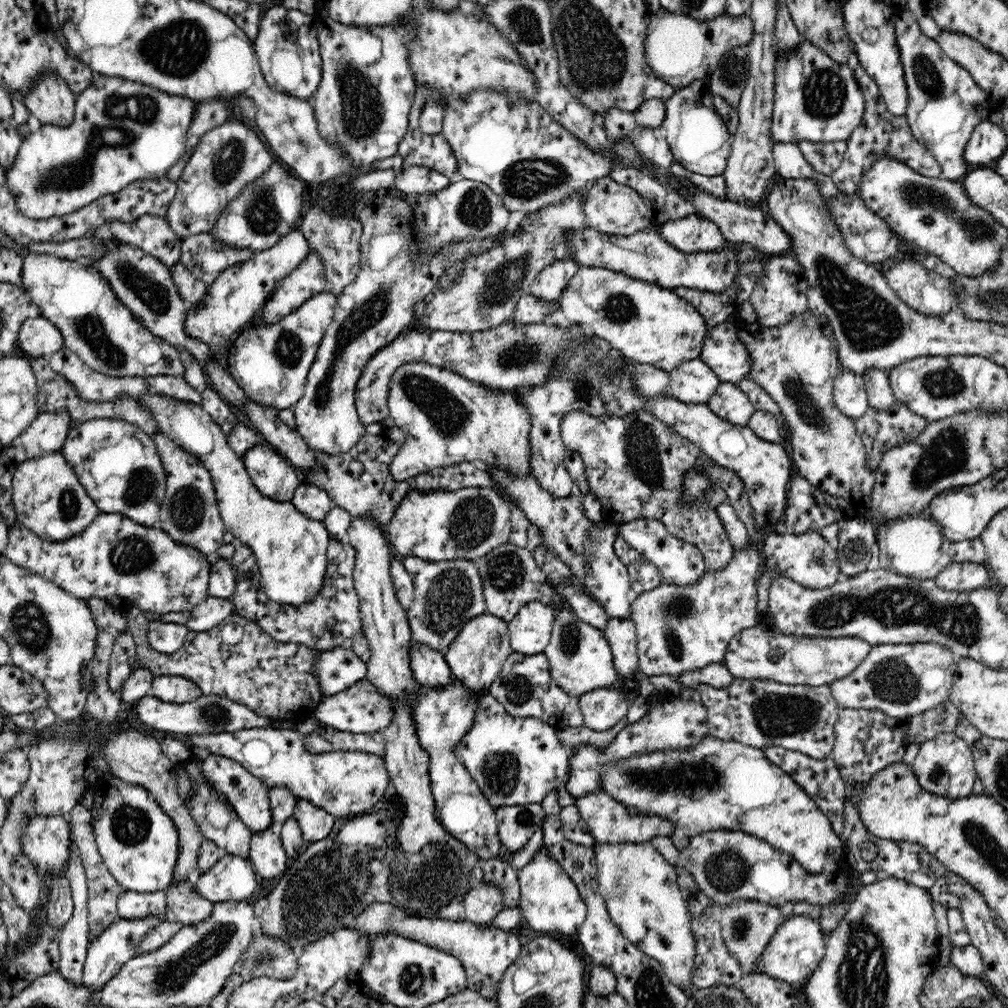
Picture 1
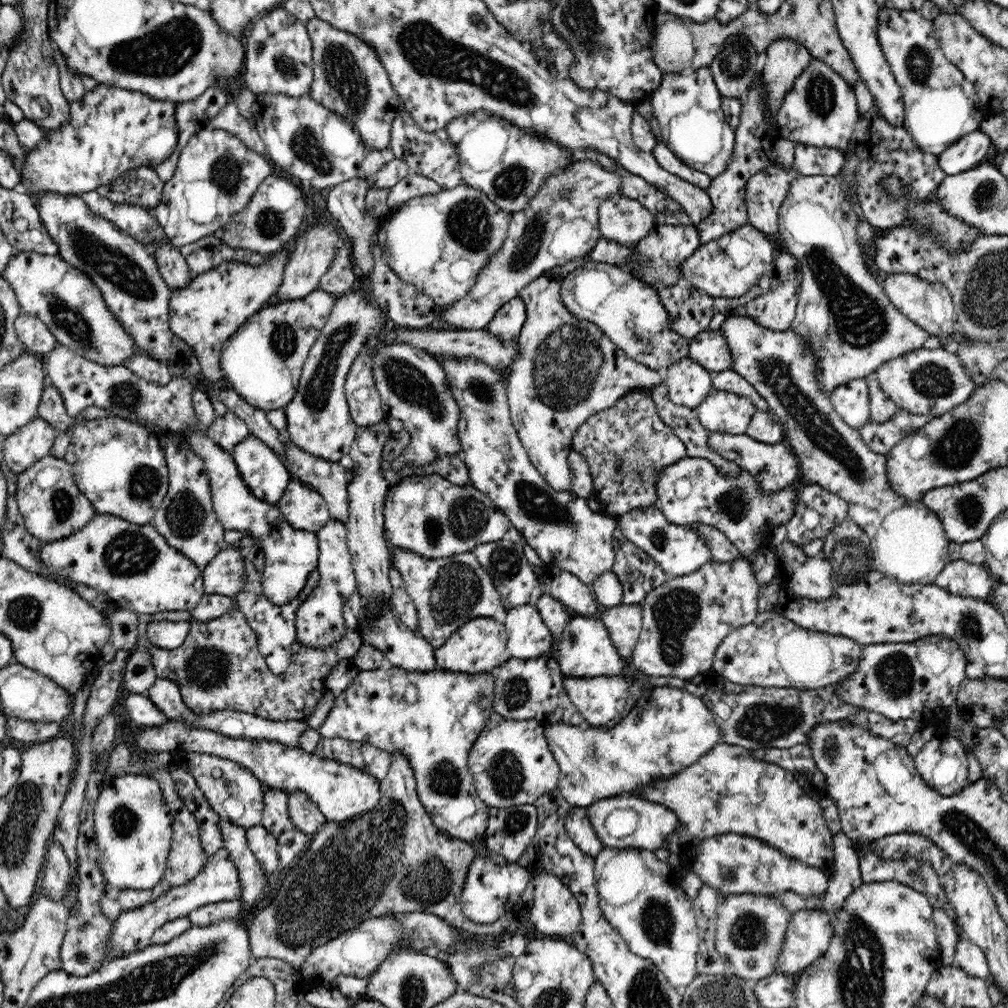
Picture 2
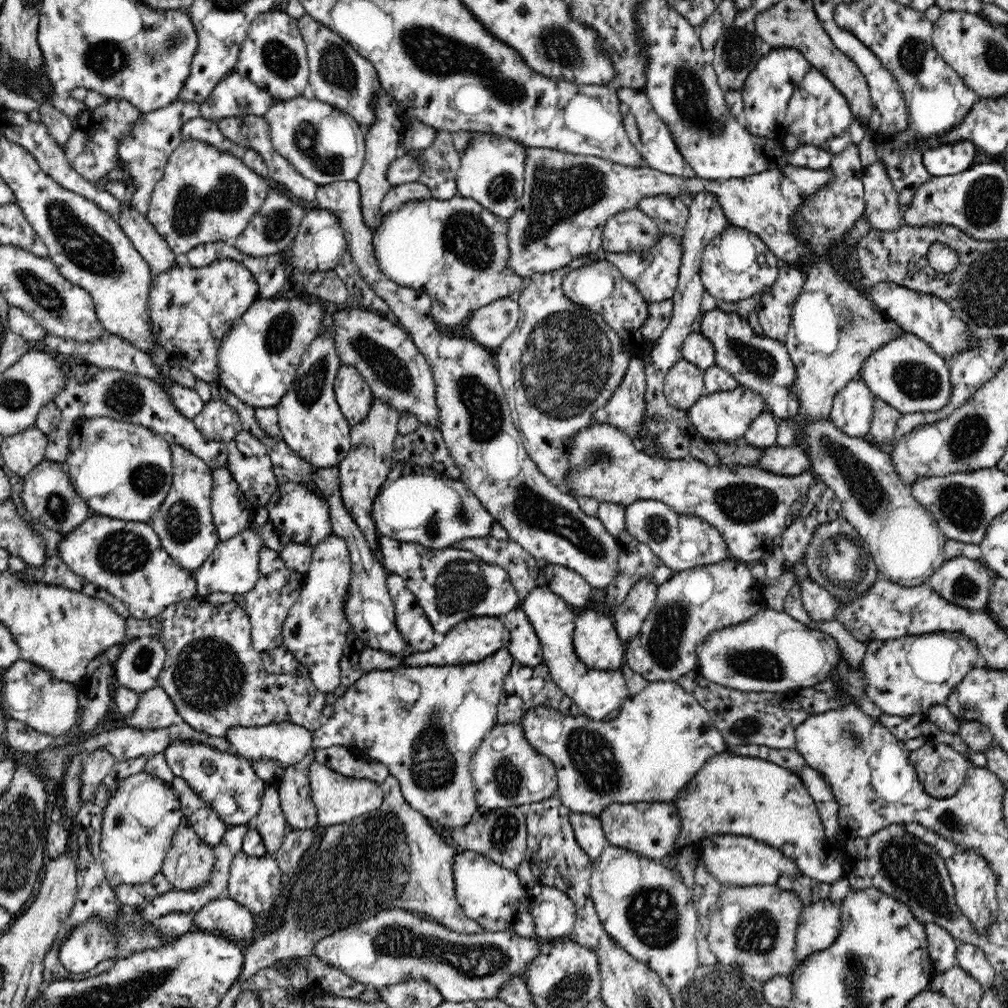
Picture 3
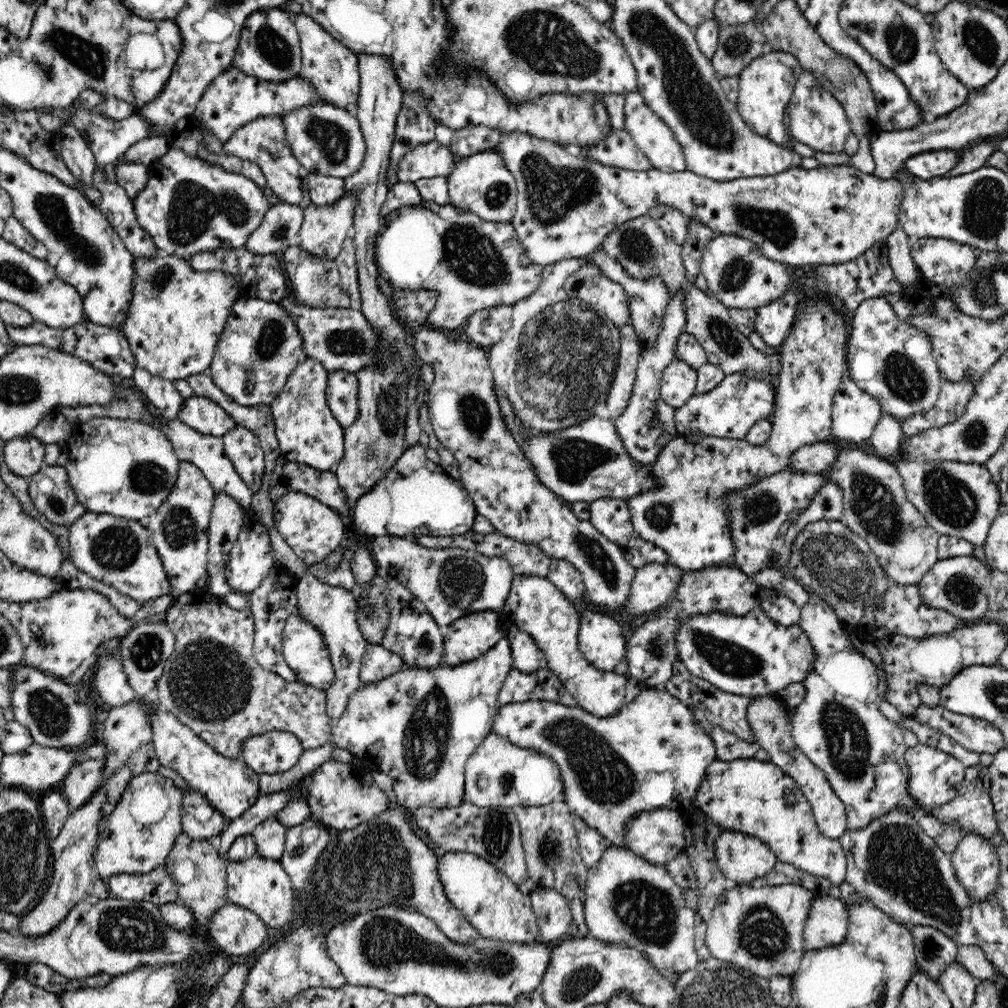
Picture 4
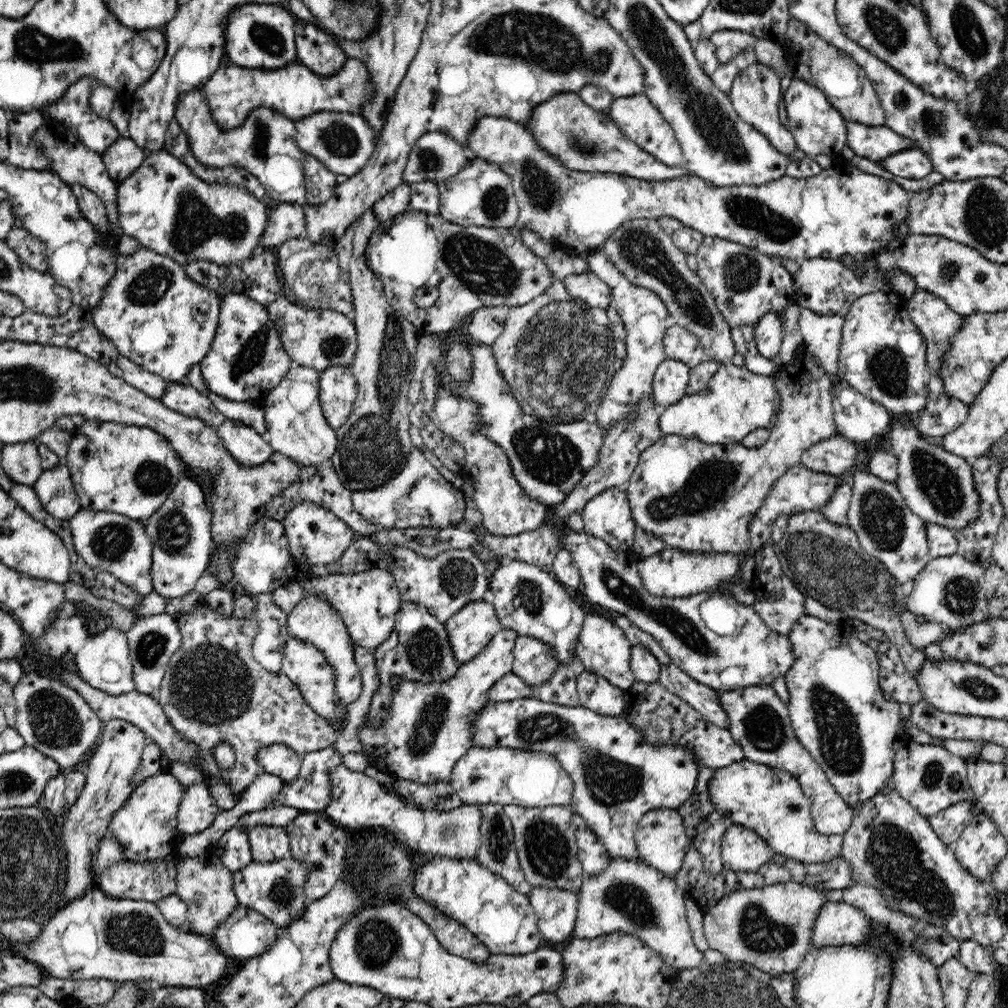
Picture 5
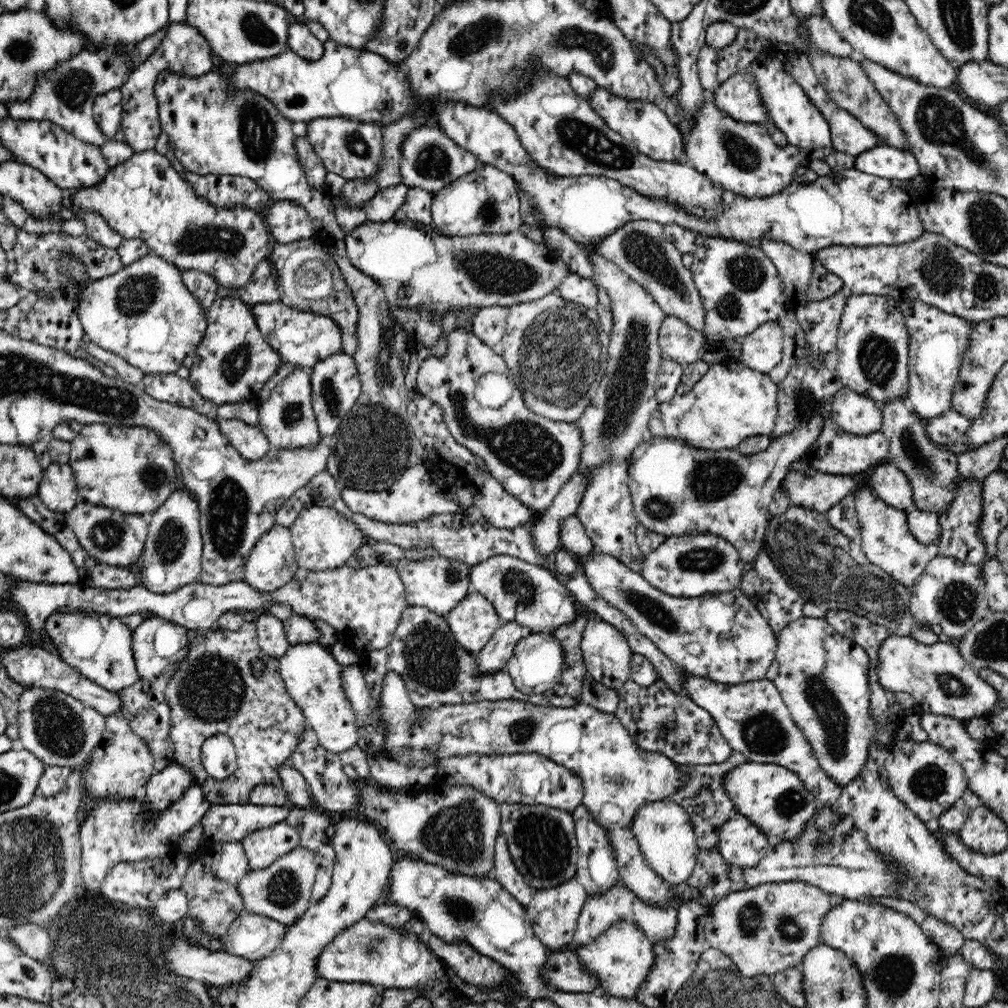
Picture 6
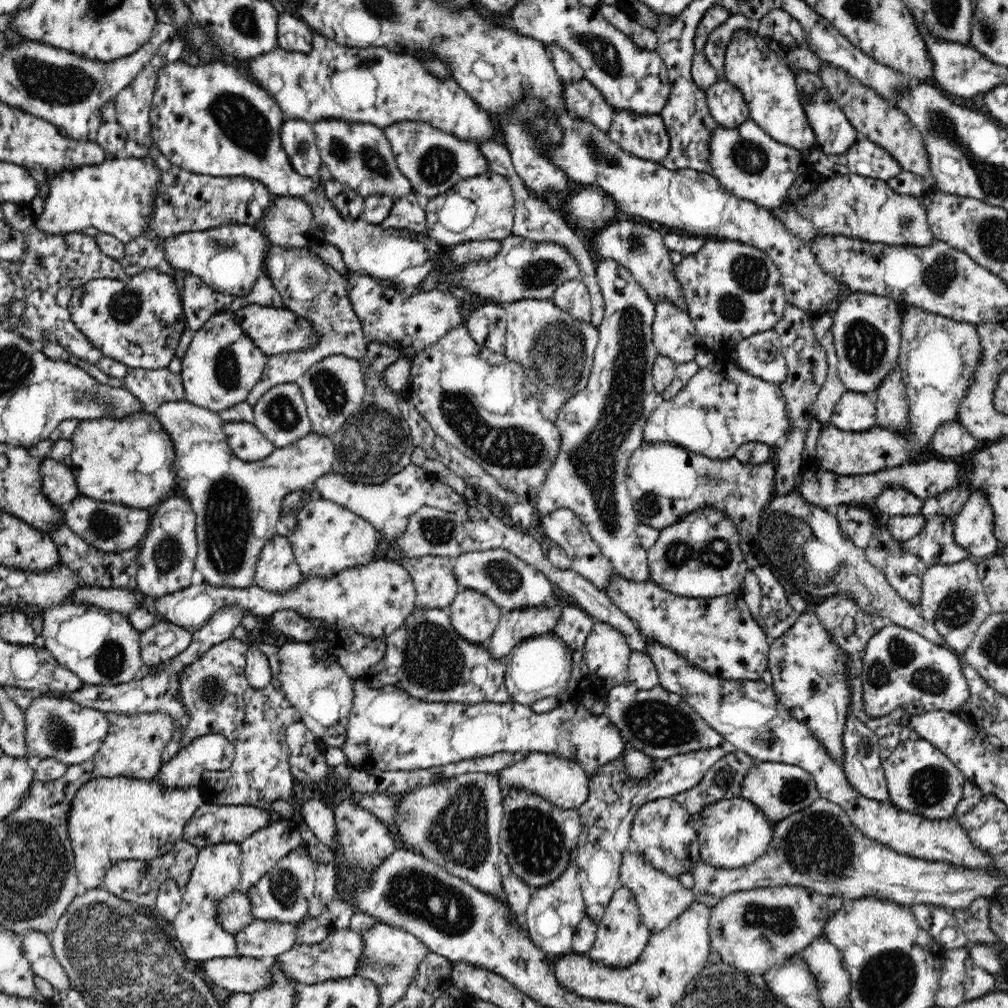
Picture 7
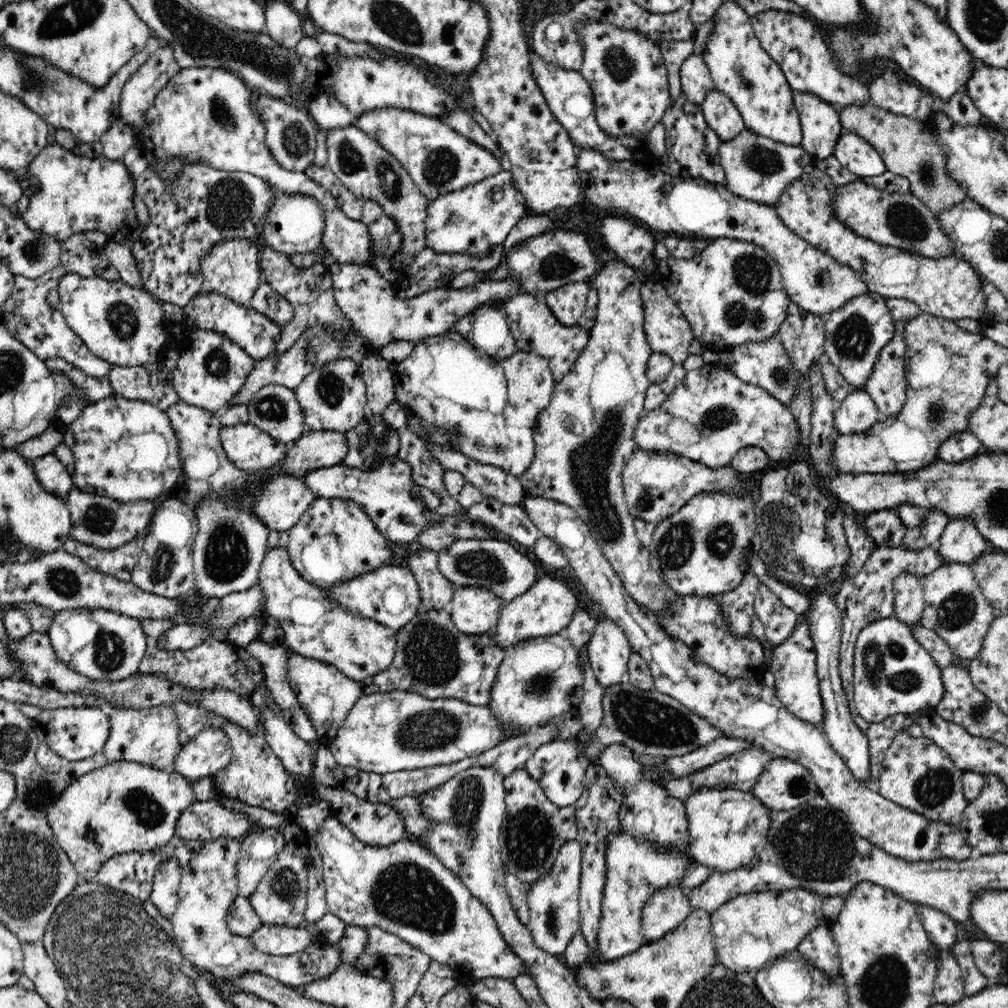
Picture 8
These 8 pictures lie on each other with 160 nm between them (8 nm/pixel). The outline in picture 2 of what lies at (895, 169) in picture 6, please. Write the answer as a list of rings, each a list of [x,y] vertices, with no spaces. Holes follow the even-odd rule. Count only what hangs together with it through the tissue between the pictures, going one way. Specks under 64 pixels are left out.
[[[972,131],[960,137],[958,142],[948,145],[940,154],[936,154],[936,165],[946,174],[954,175],[967,172],[985,162],[992,143],[988,135]]]

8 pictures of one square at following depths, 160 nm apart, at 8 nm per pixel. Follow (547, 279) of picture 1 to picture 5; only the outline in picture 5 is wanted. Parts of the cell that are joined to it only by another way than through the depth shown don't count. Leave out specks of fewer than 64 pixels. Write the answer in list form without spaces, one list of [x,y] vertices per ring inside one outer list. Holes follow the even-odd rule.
[[[522,228],[520,234],[523,243],[544,259],[553,274],[551,287],[528,301],[525,305],[511,307],[503,325],[501,335],[494,341],[493,351],[498,363],[500,374],[504,377],[508,389],[512,390],[518,399],[524,413],[547,421],[548,423],[570,424],[576,420],[584,420],[588,414],[596,411],[604,399],[606,386],[614,367],[618,364],[615,355],[610,321],[604,308],[587,308],[580,305],[567,293],[563,278],[568,274],[587,273],[589,264],[584,256],[576,257],[559,247],[553,246],[539,237],[539,234]]]

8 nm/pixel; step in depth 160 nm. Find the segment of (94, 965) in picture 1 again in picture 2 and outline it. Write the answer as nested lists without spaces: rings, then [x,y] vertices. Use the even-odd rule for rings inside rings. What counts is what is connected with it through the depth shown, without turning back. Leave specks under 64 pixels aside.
[[[226,848],[209,856],[209,861],[204,869],[187,884],[173,887],[165,894],[157,897],[154,902],[144,904],[140,908],[124,911],[118,919],[114,921],[114,932],[111,935],[111,948],[118,955],[130,954],[134,950],[142,950],[146,946],[153,944],[152,935],[158,928],[168,922],[188,917],[190,912],[197,910],[205,904],[224,902],[230,900],[240,900],[241,889],[239,884],[238,871],[235,863],[230,859],[230,853]]]

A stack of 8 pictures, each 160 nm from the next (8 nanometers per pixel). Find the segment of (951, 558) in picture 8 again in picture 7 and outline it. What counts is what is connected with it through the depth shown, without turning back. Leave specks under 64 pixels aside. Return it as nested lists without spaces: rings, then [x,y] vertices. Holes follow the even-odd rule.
[[[982,491],[973,492],[954,518],[954,541],[968,551],[968,559],[992,557],[1000,544],[992,534],[994,516]]]

